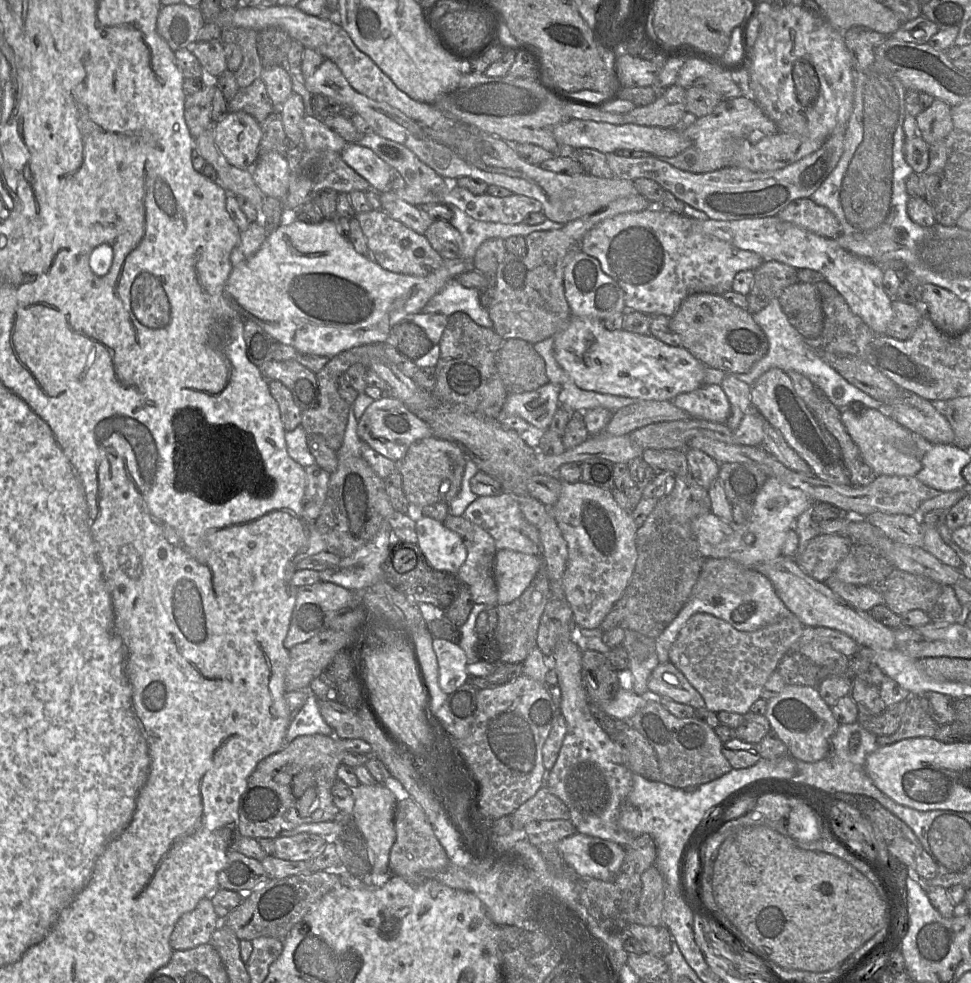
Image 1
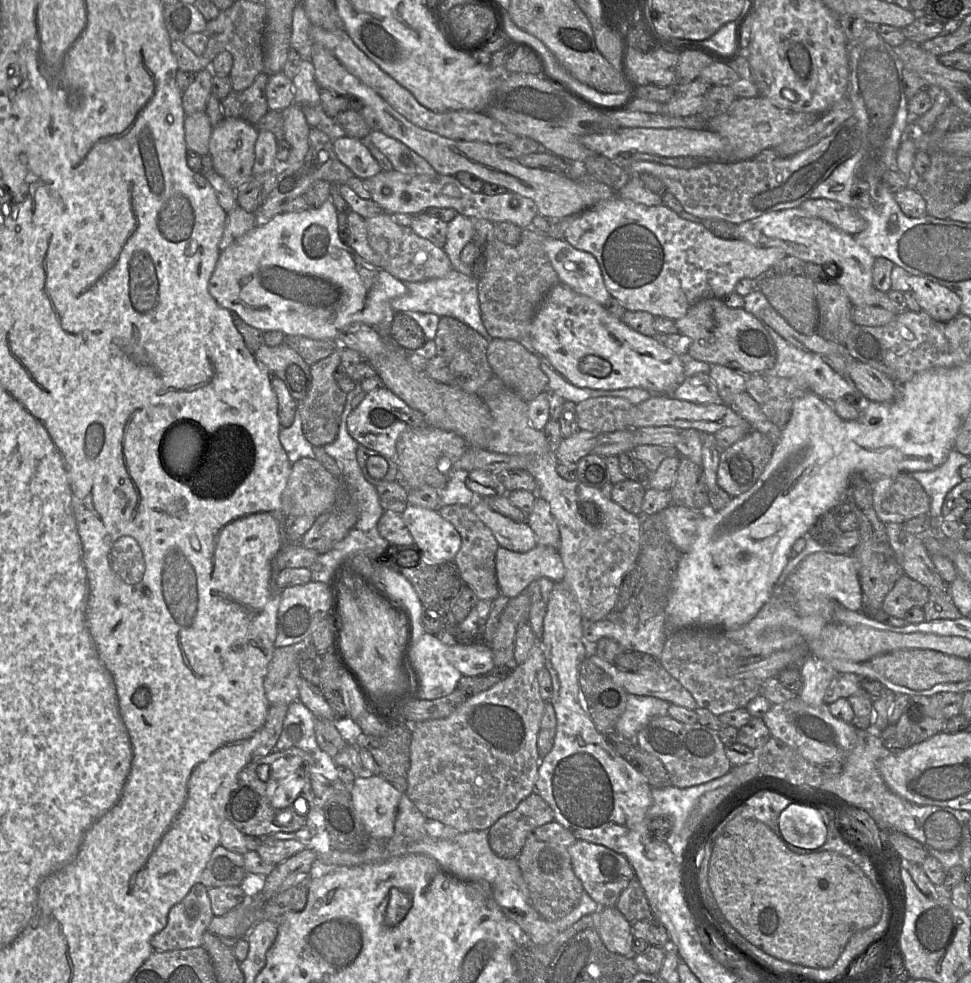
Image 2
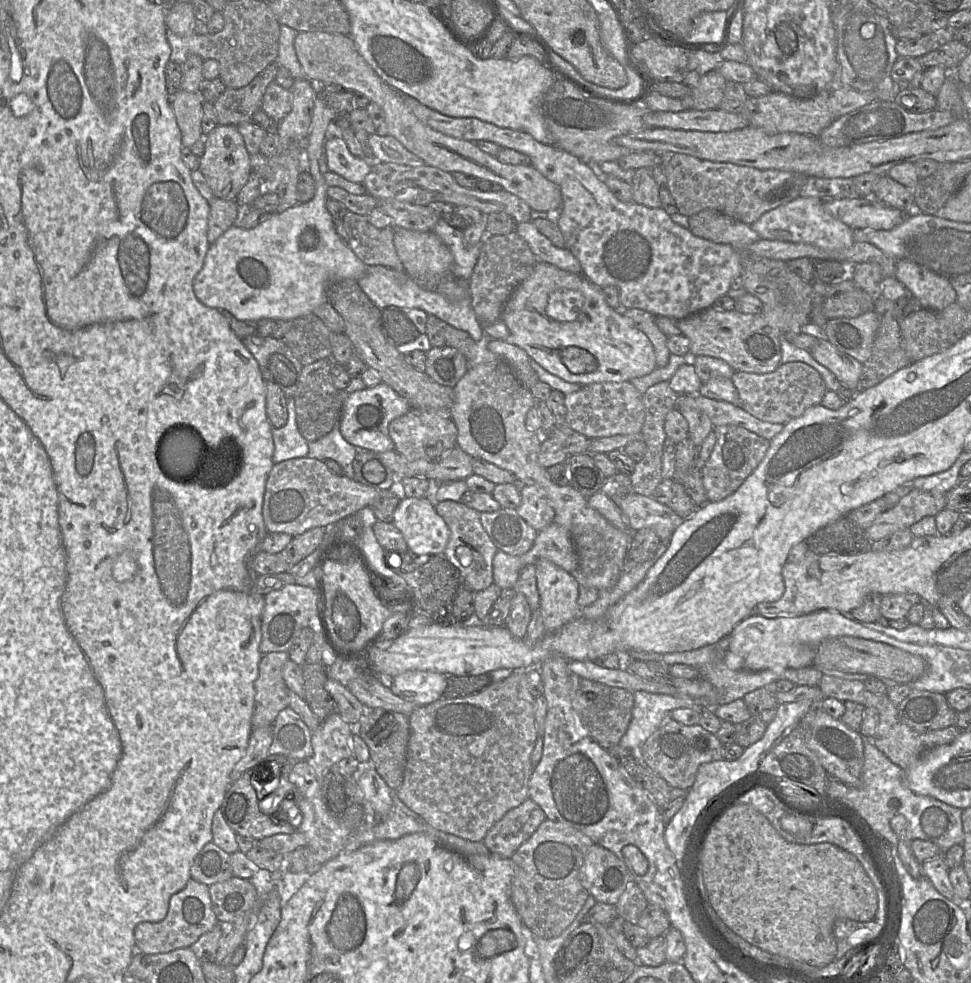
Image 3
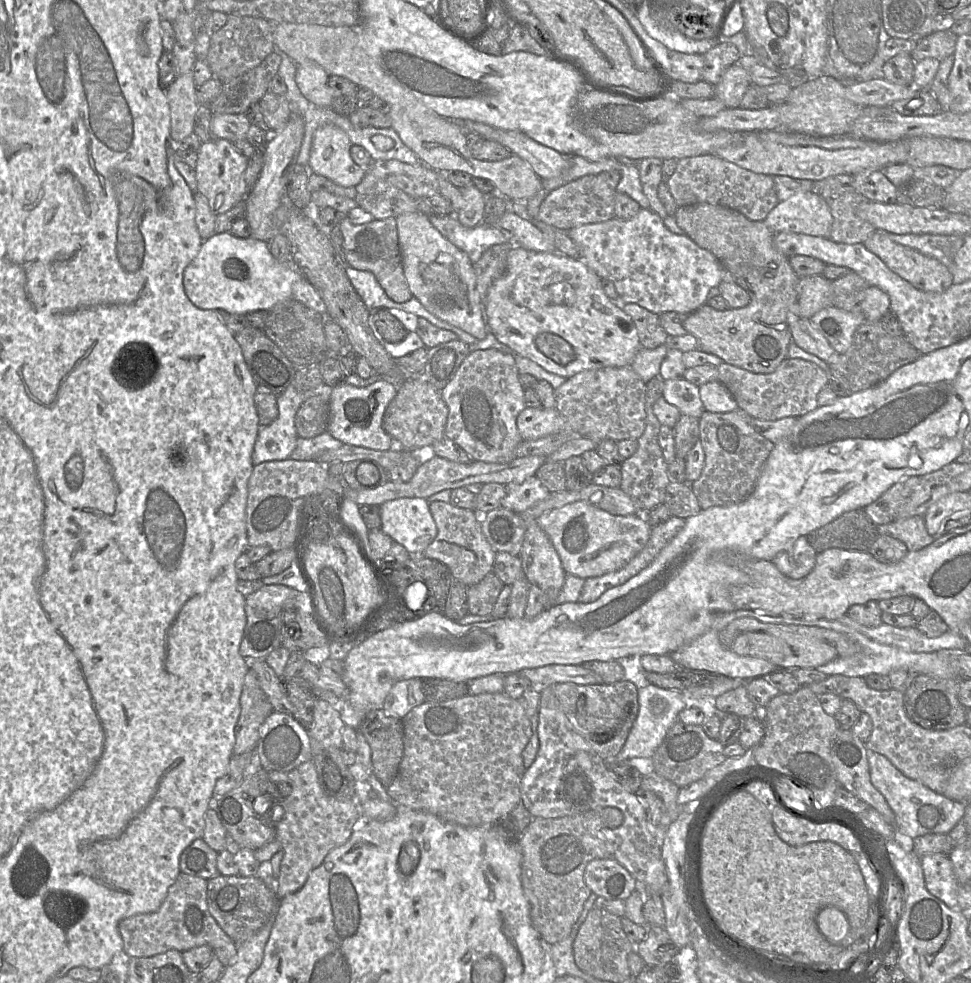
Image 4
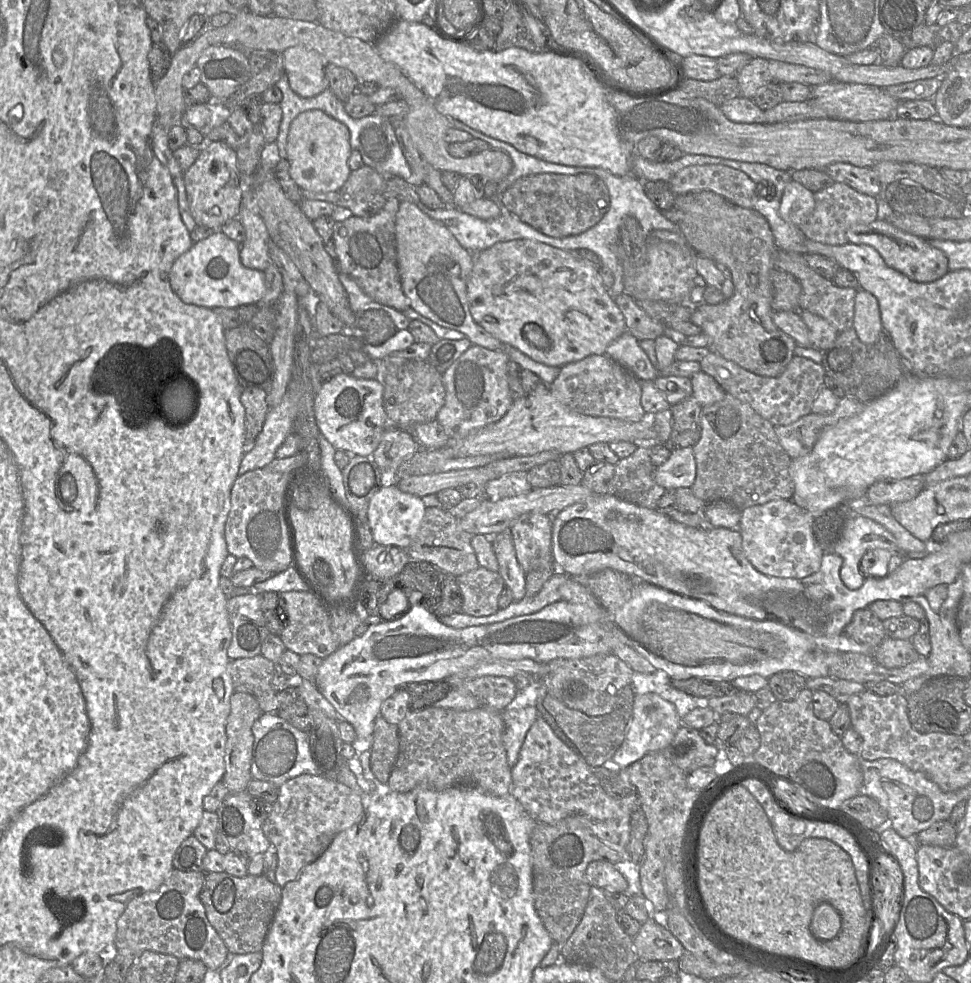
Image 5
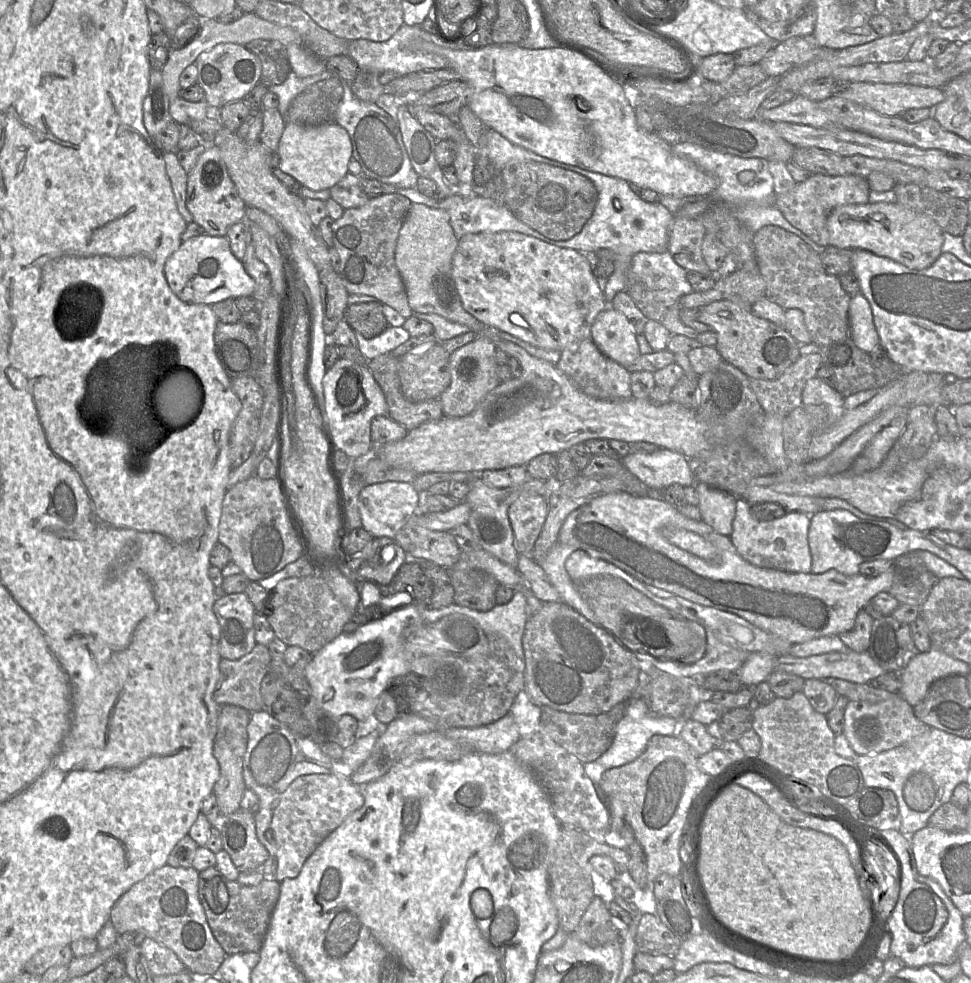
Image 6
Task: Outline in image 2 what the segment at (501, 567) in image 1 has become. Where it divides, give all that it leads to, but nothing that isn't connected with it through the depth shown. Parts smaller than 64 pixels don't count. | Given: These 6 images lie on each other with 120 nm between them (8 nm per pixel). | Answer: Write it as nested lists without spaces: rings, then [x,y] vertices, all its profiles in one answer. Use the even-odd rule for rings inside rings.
[[[536,545],[525,553],[499,546],[495,571],[499,591],[508,598],[518,596],[538,578],[546,577],[554,582],[561,582],[565,575],[558,549],[543,545]]]

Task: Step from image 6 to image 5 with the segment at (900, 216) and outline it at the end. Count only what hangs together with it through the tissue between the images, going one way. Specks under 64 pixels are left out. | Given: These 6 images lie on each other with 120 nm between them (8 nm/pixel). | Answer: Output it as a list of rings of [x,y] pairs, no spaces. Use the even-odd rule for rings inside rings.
[[[887,219],[852,226],[847,231],[847,238],[849,243],[873,247],[888,266],[916,282],[933,282],[950,271],[947,256],[941,250],[924,238],[898,229]]]

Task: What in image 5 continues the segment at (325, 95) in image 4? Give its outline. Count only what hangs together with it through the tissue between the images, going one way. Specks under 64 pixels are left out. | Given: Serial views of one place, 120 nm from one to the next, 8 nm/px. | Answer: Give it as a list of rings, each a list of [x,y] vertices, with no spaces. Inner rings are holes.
[[[297,45],[287,48],[282,54],[288,82],[296,94],[310,98],[328,88],[326,62],[316,50]]]

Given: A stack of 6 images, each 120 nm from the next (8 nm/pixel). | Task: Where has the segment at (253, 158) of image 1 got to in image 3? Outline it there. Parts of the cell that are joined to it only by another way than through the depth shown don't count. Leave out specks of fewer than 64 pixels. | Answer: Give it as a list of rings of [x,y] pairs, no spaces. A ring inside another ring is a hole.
[[[218,124],[208,135],[204,135],[204,146],[205,150],[200,157],[198,169],[204,175],[216,198],[235,200],[252,171],[250,154],[237,126]]]

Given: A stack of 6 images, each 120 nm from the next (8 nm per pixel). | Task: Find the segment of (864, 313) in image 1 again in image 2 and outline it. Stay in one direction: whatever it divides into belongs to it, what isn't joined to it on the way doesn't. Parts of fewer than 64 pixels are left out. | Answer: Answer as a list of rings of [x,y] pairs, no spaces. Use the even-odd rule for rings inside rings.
[[[791,208],[786,210],[773,211],[763,214],[757,218],[753,218],[736,225],[736,239],[742,239],[750,244],[758,247],[778,247],[785,251],[787,256],[795,256],[806,263],[815,263],[824,265],[827,263],[835,263],[840,274],[836,280],[847,295],[853,306],[863,305],[875,290],[872,281],[872,270],[875,257],[863,246],[859,245],[853,235],[847,234],[826,221],[817,218],[803,211],[801,208]]]

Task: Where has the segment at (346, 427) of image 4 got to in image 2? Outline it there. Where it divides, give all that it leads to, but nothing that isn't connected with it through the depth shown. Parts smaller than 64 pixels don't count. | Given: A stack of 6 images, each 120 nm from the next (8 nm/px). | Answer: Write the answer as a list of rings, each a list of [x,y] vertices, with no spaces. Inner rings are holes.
[[[386,387],[367,393],[347,418],[347,429],[354,440],[393,459],[396,456],[396,441],[402,432],[427,426],[429,425],[421,413],[412,409]]]

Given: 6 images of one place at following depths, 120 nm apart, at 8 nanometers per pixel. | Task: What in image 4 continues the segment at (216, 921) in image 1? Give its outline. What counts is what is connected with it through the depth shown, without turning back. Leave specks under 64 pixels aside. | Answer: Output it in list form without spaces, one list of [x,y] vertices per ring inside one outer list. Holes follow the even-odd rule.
[[[180,872],[168,889],[167,896],[156,912],[138,914],[119,922],[123,953],[128,959],[152,957],[169,950],[180,952],[208,945],[224,967],[233,962],[238,945],[222,930],[211,916],[207,904],[207,881],[201,877]]]

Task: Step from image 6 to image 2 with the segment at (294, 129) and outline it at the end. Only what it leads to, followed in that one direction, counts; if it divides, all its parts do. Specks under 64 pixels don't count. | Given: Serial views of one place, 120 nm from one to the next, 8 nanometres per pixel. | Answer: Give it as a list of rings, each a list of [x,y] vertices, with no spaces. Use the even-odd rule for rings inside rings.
[[[350,136],[337,138],[333,141],[333,148],[338,159],[354,173],[355,177],[364,180],[382,171],[360,139]]]

